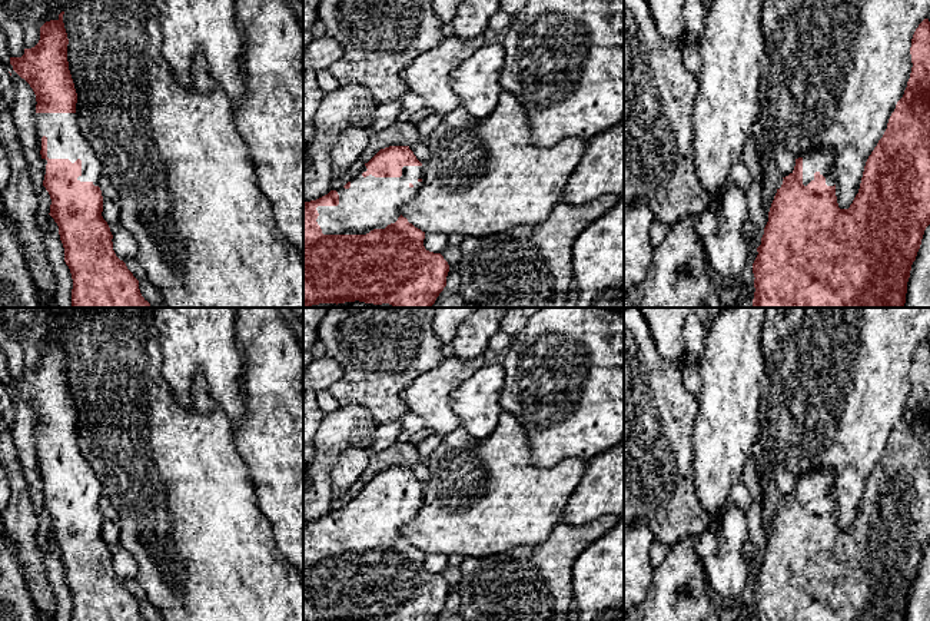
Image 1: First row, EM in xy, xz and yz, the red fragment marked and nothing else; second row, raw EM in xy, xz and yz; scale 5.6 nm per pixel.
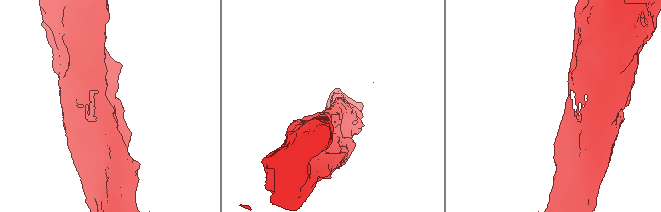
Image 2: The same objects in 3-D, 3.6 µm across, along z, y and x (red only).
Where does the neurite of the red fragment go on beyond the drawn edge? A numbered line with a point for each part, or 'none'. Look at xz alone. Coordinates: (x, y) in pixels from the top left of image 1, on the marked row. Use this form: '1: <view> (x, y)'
1: xz (371, 202)

